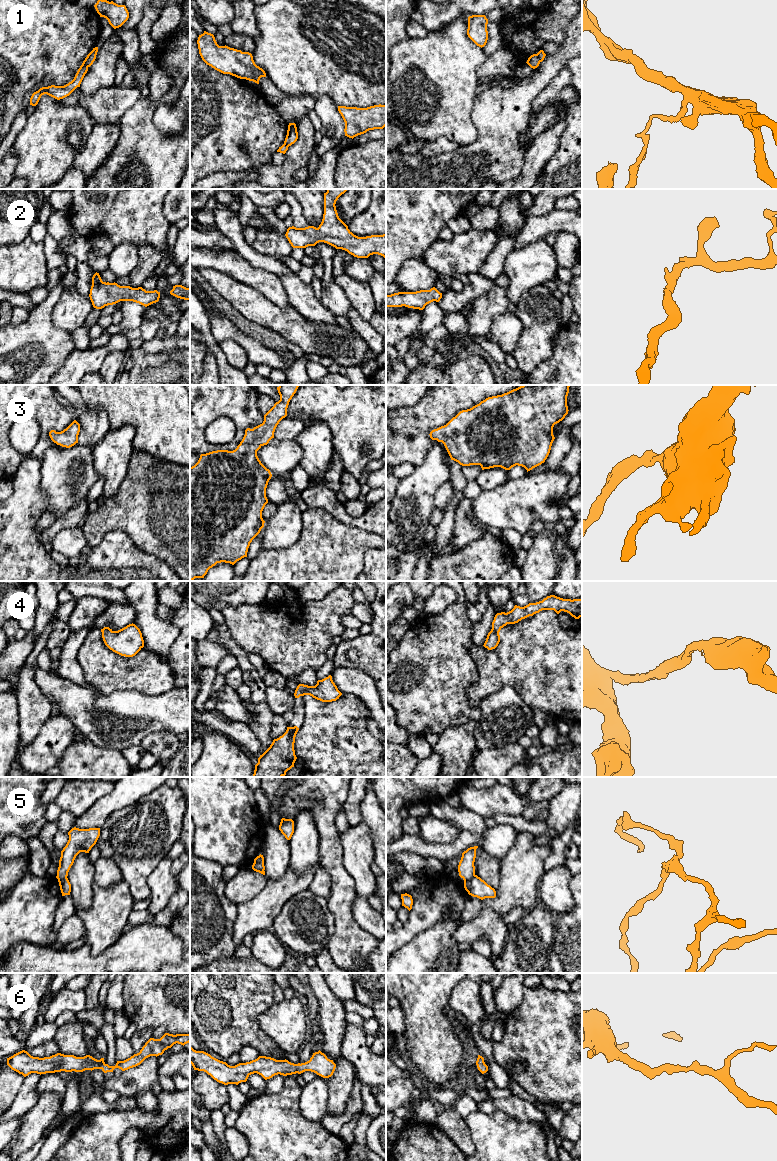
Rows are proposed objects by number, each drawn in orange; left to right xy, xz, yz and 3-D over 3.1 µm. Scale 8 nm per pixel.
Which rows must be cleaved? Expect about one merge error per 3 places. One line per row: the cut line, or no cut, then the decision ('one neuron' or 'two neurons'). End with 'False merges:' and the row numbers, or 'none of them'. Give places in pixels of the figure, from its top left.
1: xy (96, 47), (88, 55), (86, 60), (87, 67) | two neurons
2: no cut | one neuron
3: no cut | one neuron
4: no cut | one neuron
5: yz (475, 875), (464, 881) | two neurons
6: no cut | one neuron
False merges: 1, 5

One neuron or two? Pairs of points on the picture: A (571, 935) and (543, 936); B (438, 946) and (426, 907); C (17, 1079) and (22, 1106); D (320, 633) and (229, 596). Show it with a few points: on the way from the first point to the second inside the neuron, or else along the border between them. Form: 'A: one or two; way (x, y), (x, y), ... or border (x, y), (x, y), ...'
A: two; border (554, 924), (554, 941), (549, 951), (548, 959)
B: two; border (450, 911), (412, 939)
C: two; border (25, 1077), (10, 1107)
D: two; border (259, 604), (228, 605)

